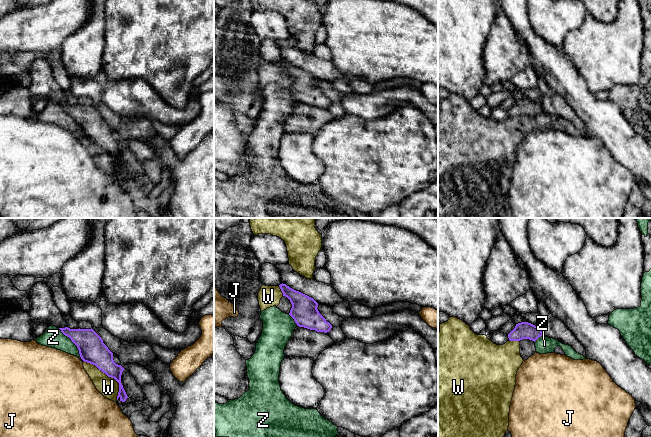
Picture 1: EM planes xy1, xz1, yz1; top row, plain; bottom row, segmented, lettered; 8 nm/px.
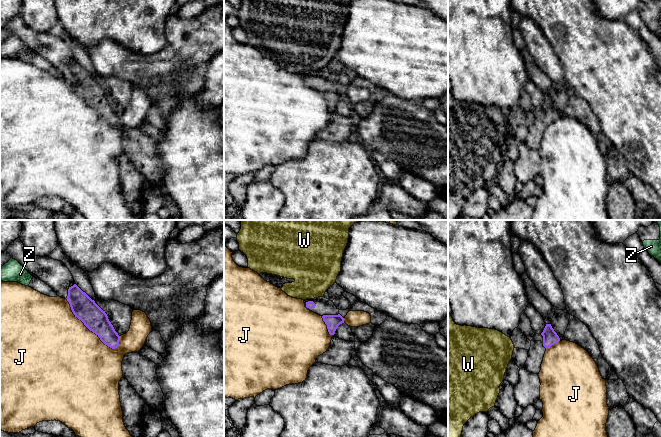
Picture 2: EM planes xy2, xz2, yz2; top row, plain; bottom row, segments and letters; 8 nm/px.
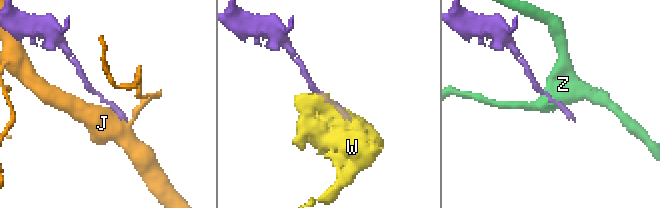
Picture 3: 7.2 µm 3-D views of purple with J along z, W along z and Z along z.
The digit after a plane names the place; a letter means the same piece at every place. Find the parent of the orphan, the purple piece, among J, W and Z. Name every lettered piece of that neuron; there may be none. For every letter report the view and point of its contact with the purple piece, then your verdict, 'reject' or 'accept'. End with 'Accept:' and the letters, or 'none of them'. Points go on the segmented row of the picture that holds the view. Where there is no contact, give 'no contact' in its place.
J: meets purple in xy2 at (89, 329); reject
W: meets purple in xy1 at (109, 376); reject
Z: meets purple in xy1 at (71, 340); reject
Accept: none of them

